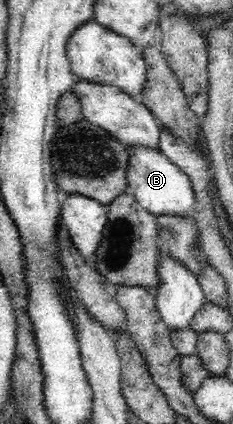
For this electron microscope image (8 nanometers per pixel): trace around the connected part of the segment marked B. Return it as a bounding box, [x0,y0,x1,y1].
[126,146,194,217]

